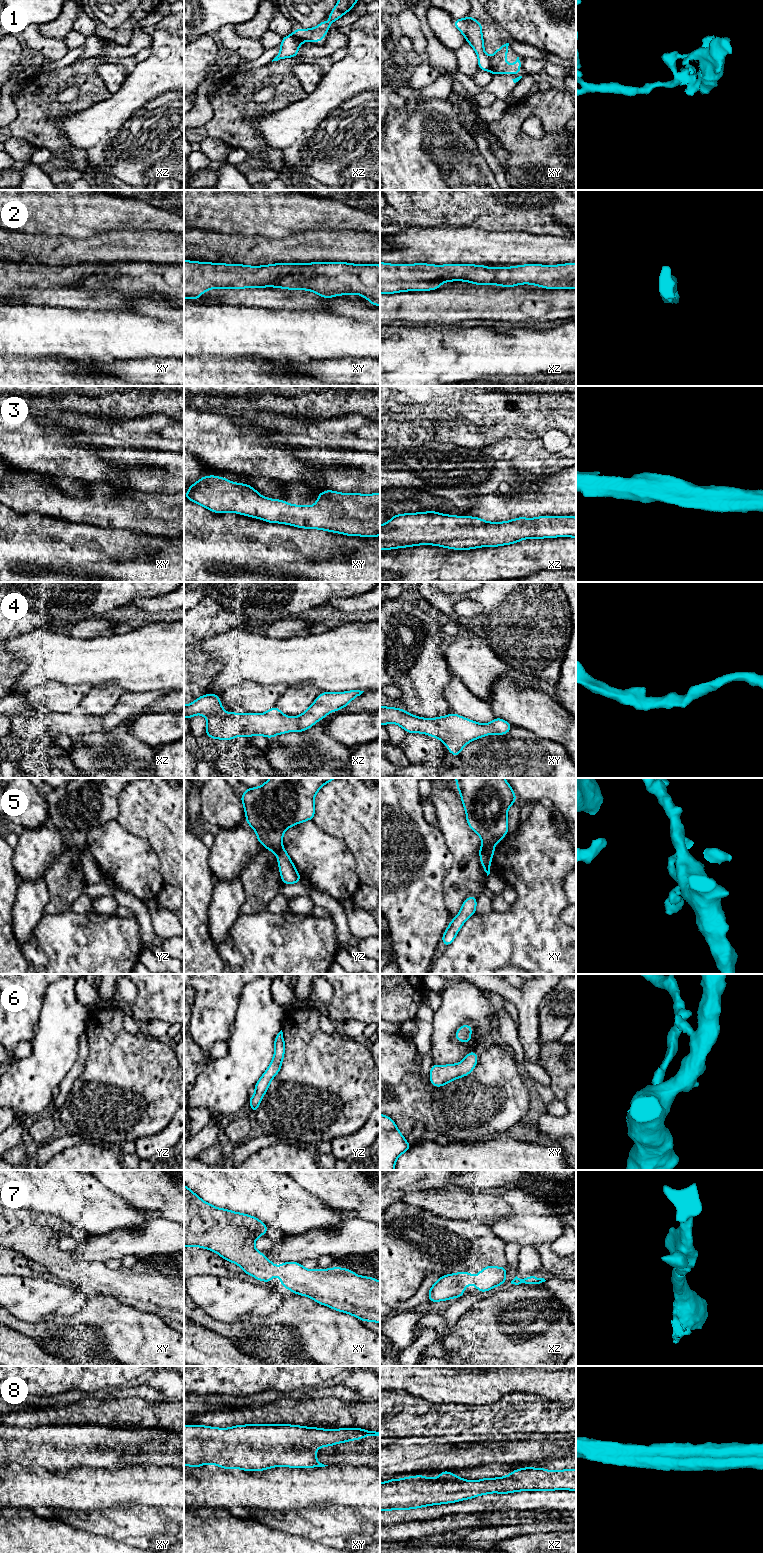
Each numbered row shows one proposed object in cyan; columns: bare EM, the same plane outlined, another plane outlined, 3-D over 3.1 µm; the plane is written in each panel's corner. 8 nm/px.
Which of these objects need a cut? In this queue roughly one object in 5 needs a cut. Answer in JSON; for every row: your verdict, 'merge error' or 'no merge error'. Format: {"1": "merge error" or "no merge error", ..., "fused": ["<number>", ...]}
{"1": "merge error", "2": "no merge error", "3": "no merge error", "4": "no merge error", "5": "merge error", "6": "no merge error", "7": "no merge error", "8": "no merge error", "fused": ["1", "5"]}

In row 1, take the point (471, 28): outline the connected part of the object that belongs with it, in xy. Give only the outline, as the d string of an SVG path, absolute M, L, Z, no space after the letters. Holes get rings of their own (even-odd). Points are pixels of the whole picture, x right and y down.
M470 15L463 19L454 19L455 27L465 36L478 55L478 69L490 71L490 57L484 51L481 23Z

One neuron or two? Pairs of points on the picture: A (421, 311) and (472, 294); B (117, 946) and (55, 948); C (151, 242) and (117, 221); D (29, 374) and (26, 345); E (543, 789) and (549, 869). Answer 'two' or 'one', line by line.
A: one
B: one
C: two
D: two
E: two

